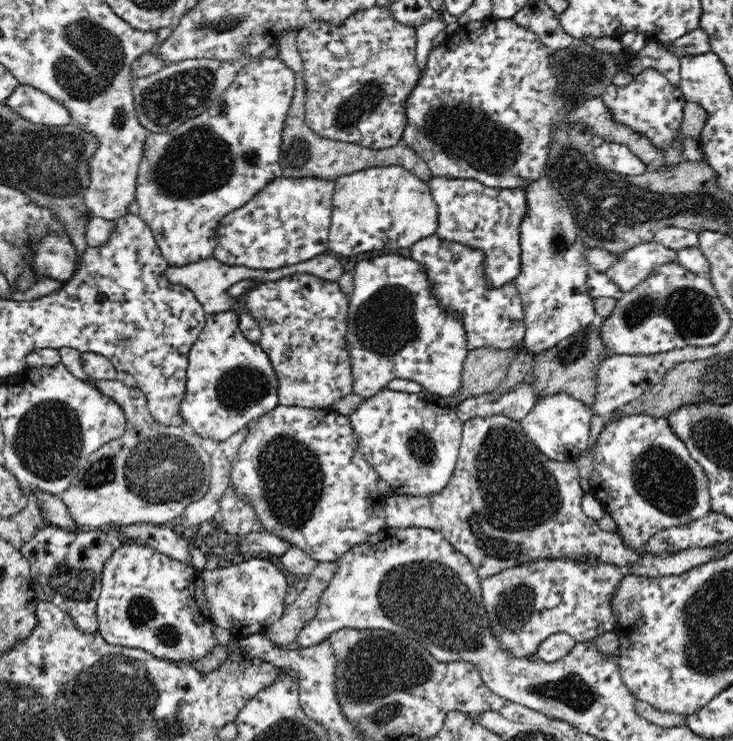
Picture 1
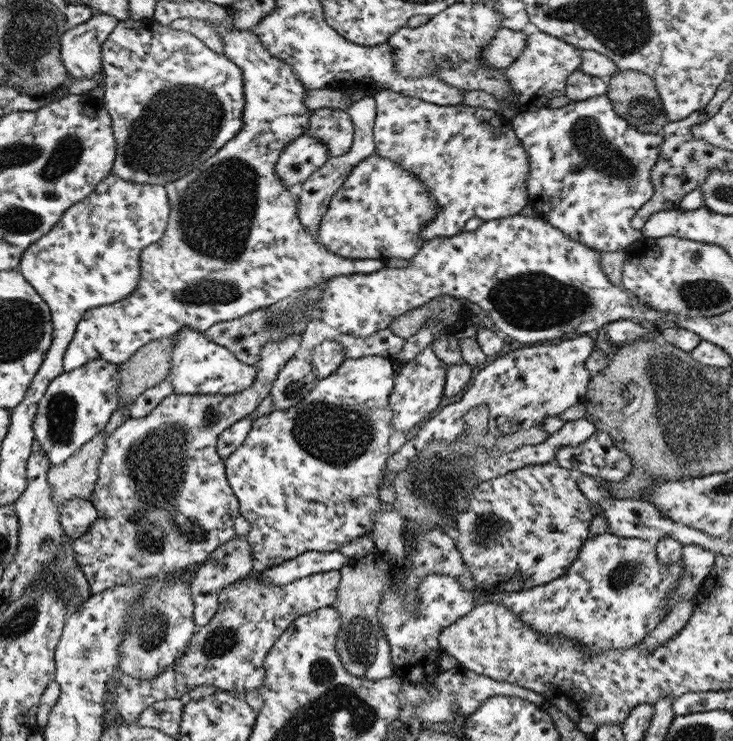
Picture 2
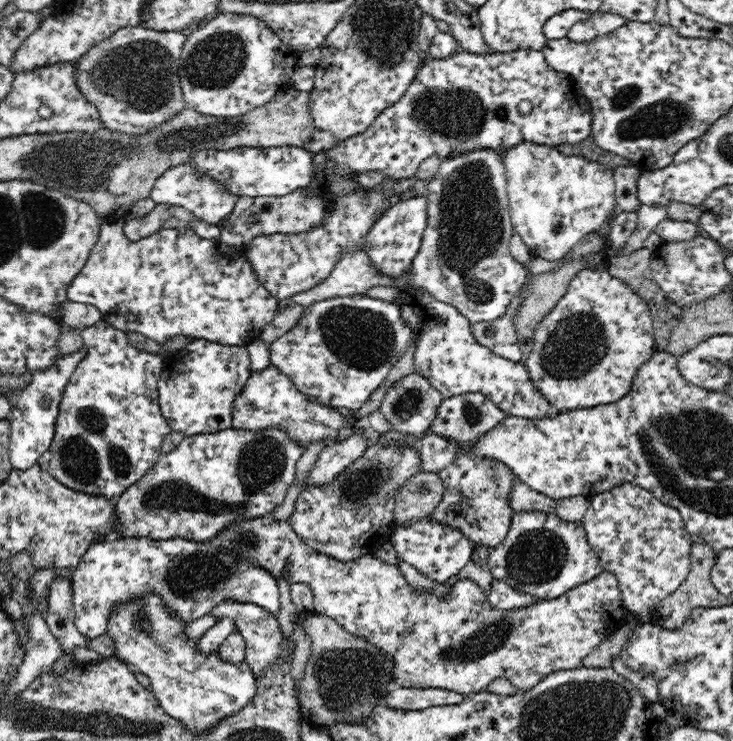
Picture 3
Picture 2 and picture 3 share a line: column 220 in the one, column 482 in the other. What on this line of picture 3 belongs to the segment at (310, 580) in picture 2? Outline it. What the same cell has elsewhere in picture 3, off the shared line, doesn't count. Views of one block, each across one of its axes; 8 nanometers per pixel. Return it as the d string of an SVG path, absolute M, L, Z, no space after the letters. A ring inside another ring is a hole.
M271 513L258 518L248 518L244 522L236 522L232 524L226 530L222 530L218 536L214 536L211 539L212 543L226 549L226 551L232 553L234 557L240 557L242 559L248 559L248 561L258 565L269 572L275 578L287 578L292 583L306 583L310 585L311 592L314 598L313 611L316 613L324 614L333 618L340 626L344 627L346 631L359 636L360 638L366 639L369 643L372 643L378 651L386 653L390 659L392 659L392 687L414 687L415 689L446 689L454 691L455 693L462 695L469 695L470 693L479 693L485 690L486 686L496 678L506 678L512 685L516 686L520 692L530 690L533 686L536 686L537 682L544 680L548 674L558 672L559 670L572 670L581 666L581 660L588 656L598 645L603 641L606 641L619 627L624 626L628 622L628 609L622 600L620 594L620 587L618 587L618 580L614 574L603 571L600 576L592 578L592 581L579 584L568 590L558 598L552 600L546 599L534 599L529 605L522 608L515 608L514 610L500 610L490 605L486 593L476 584L476 581L472 581L470 578L462 578L462 580L456 580L455 584L451 583L450 592L447 592L447 597L438 598L436 593L430 593L430 591L414 591L412 585L408 583L407 579L403 576L403 573L398 568L398 565L391 565L375 555L362 555L356 560L350 562L342 562L335 558L329 557L327 554L318 552L308 544L304 543L302 539L295 533L295 530L290 525L289 521L278 522L275 518L271 517Z

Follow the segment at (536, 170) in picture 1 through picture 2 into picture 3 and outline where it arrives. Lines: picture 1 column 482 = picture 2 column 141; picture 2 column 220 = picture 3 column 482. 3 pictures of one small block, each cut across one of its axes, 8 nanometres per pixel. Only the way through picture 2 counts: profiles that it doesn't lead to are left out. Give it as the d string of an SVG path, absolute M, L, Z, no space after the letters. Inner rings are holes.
M524 48L516 52L476 54L461 49L448 58L423 63L400 101L386 106L362 134L350 136L336 146L316 153L312 160L316 176L312 184L304 188L304 195L318 195L322 198L328 196L324 171L330 159L336 163L334 172L339 176L353 179L353 174L358 172L378 170L384 174L384 178L393 178L397 182L411 177L417 172L422 161L434 155L444 160L454 153L457 155L478 149L492 149L503 154L524 141L554 148L559 144L576 144L591 136L591 108L592 105L588 98L584 97L577 80L569 74L554 70L540 50ZM524 100L532 102L532 109L527 114L516 109Z

